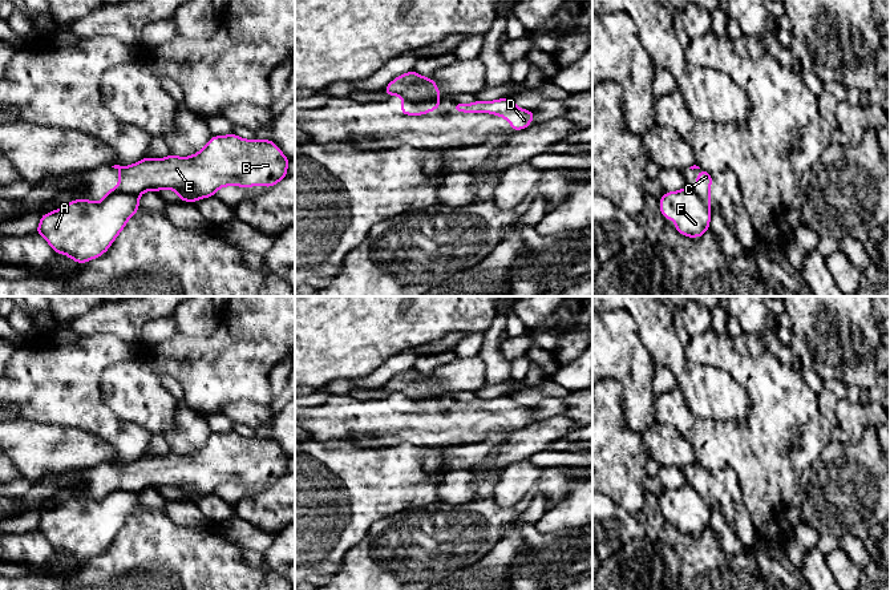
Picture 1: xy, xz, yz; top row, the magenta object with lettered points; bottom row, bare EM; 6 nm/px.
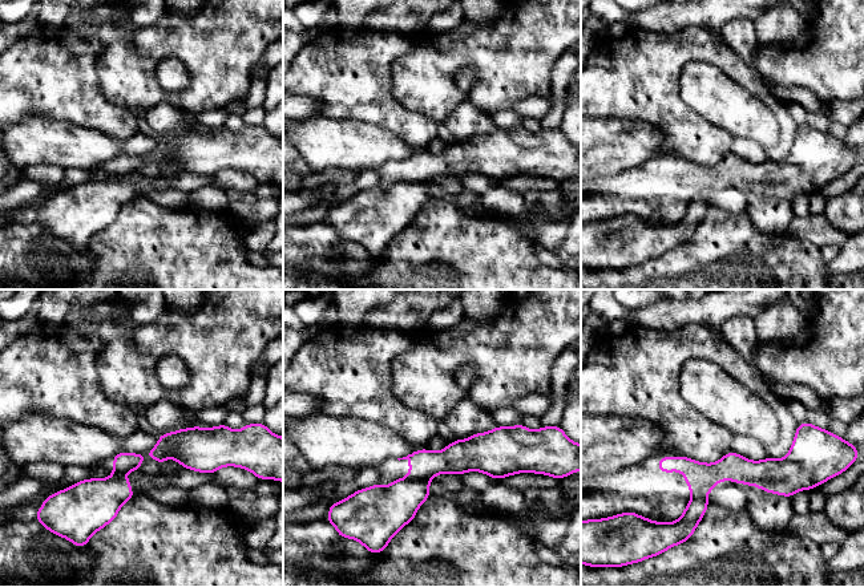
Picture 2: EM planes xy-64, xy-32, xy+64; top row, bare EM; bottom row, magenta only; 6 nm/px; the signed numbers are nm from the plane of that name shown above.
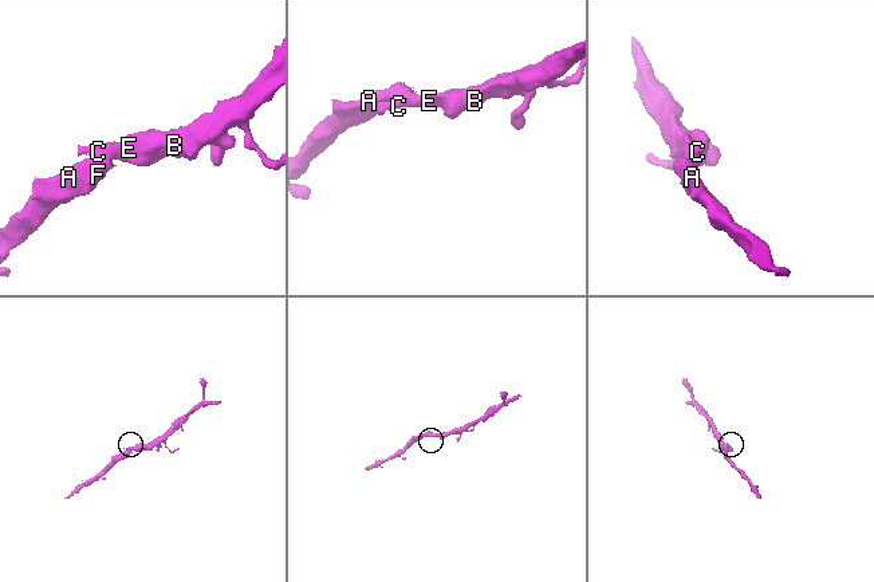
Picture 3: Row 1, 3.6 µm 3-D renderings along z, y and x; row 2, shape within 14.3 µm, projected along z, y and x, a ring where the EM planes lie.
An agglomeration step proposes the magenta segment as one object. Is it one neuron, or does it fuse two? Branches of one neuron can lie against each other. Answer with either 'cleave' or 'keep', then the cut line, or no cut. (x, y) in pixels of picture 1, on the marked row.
cleave; cut xy (138, 194), (112, 193), (102, 199)

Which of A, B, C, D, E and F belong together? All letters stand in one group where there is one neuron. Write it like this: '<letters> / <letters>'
A F / B C D E

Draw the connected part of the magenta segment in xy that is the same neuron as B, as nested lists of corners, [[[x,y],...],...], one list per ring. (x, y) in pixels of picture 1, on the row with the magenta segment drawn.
[[[234,133],[213,136],[202,150],[190,157],[169,154],[159,159],[147,155],[129,166],[112,166],[120,170],[118,186],[109,189],[102,199],[116,193],[141,195],[147,190],[159,193],[170,189],[177,193],[178,201],[197,203],[198,199],[217,195],[217,190],[224,186],[248,189],[260,185],[270,189],[288,177],[290,161],[270,138],[244,140]]]

